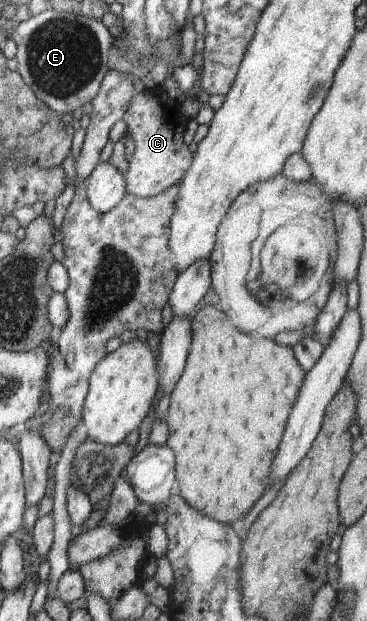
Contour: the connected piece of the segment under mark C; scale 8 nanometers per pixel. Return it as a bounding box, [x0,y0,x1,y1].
[123,87,194,198]

